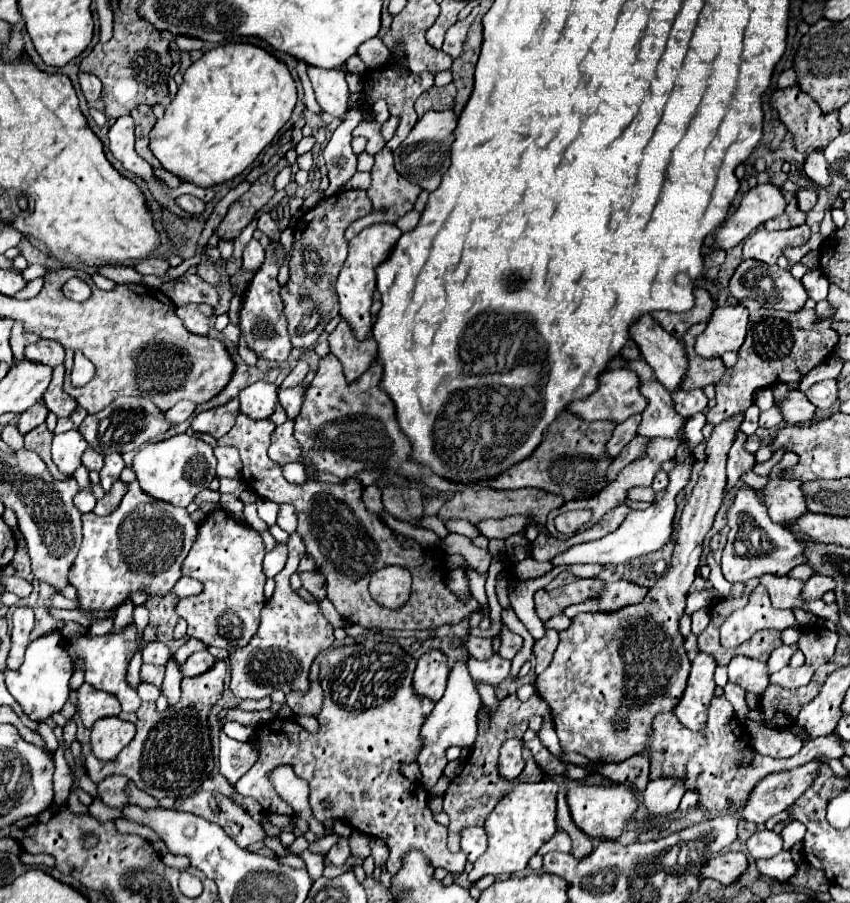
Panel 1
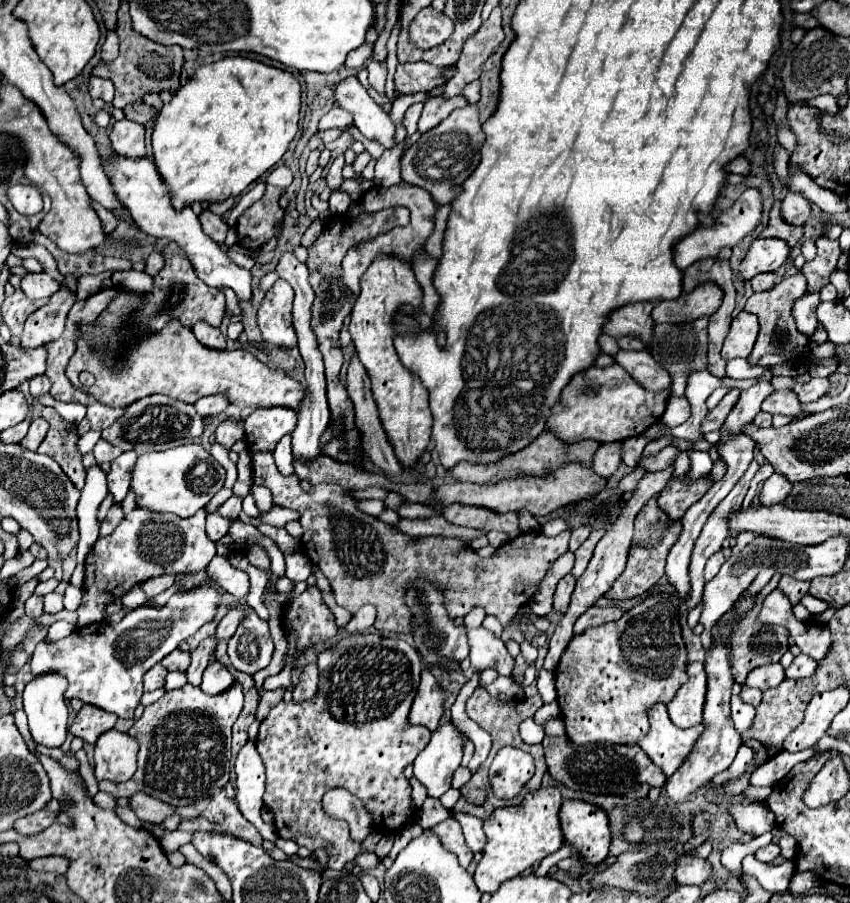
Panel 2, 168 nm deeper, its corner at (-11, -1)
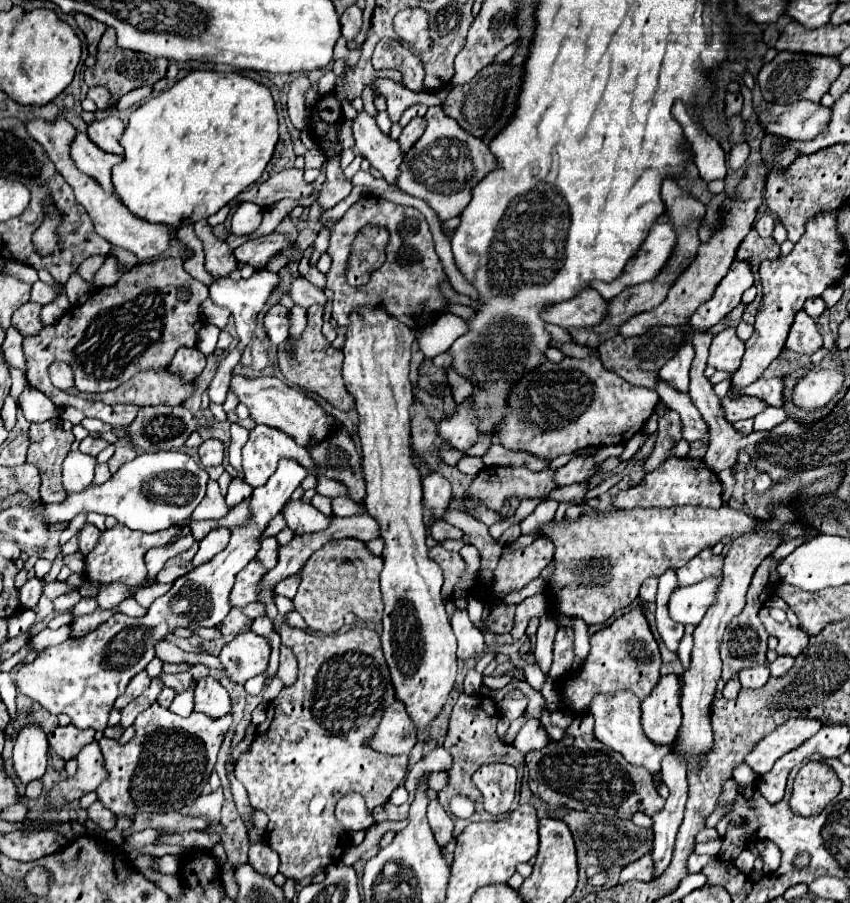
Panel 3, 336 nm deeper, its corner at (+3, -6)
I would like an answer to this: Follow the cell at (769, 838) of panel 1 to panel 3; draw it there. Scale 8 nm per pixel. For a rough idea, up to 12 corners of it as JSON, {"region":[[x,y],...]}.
{"region":[[747,848],[733,860],[735,868],[751,874],[755,854]]}

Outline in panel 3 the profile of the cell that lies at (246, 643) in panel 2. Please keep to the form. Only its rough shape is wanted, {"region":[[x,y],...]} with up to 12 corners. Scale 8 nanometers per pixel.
{"region":[[253,632],[225,644],[219,660],[233,682],[265,672],[269,642]]}

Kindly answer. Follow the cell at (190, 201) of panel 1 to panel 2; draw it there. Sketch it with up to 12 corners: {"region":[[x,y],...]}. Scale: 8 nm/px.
{"region":[[203,209],[199,221],[203,231],[223,243],[227,223],[209,209]]}

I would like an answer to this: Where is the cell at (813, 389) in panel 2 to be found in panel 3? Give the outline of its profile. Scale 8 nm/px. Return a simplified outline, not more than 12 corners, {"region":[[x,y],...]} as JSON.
{"region":[[759,378],[739,388],[769,406],[783,406],[783,380]]}

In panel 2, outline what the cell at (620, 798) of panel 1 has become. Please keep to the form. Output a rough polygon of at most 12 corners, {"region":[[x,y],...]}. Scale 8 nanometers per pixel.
{"region":[[563,801],[565,843],[587,865],[609,855],[609,815],[593,803]]}

